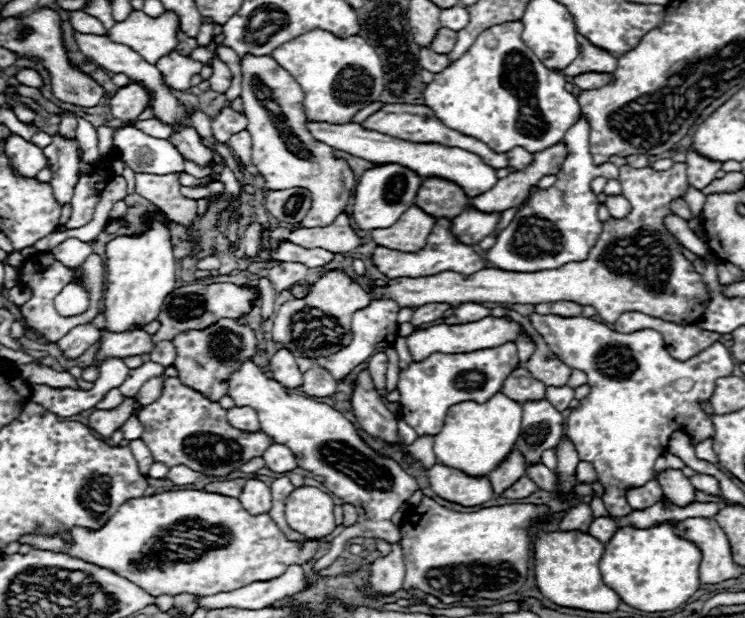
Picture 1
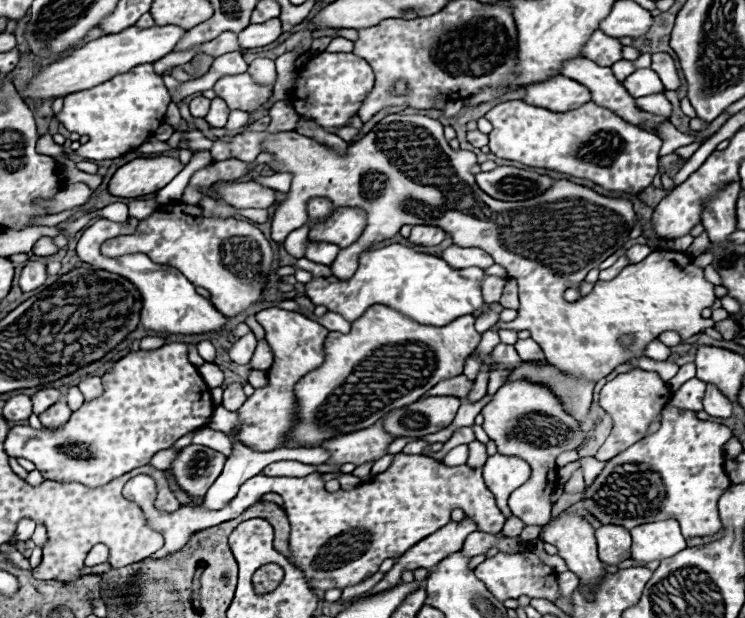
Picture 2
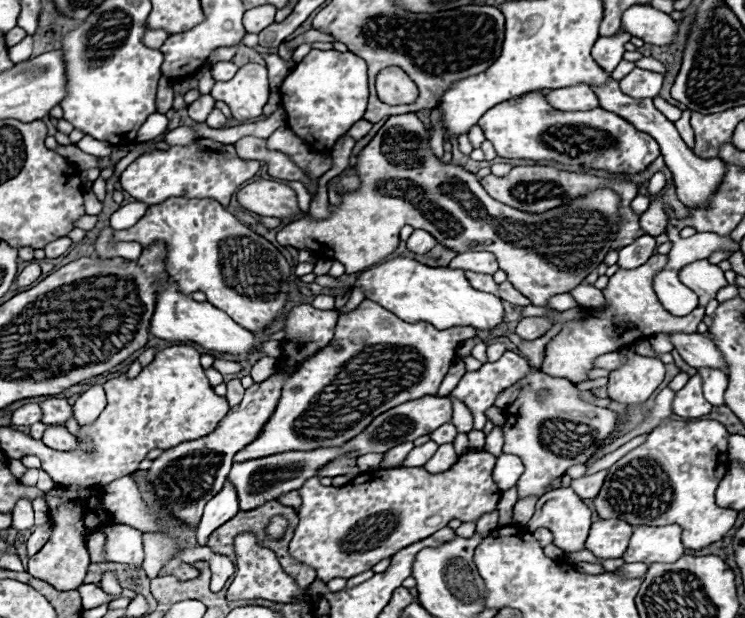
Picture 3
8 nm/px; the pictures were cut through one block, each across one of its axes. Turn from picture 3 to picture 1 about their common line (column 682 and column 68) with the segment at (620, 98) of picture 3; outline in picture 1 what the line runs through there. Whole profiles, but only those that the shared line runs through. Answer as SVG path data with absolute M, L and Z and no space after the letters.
M54 136L52 144L44 148L44 156L48 158L48 166L52 170L52 188L58 204L68 204L78 180L78 142L64 140Z

